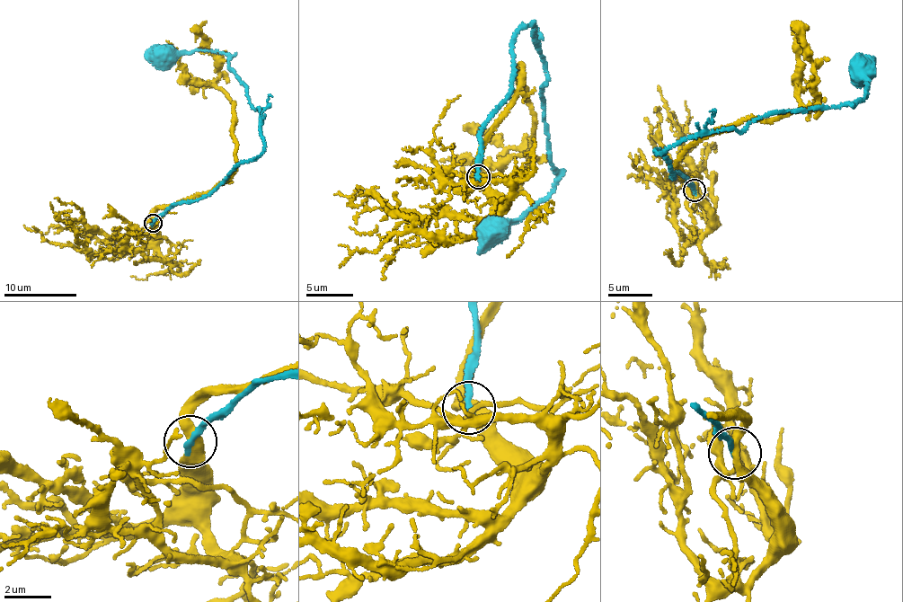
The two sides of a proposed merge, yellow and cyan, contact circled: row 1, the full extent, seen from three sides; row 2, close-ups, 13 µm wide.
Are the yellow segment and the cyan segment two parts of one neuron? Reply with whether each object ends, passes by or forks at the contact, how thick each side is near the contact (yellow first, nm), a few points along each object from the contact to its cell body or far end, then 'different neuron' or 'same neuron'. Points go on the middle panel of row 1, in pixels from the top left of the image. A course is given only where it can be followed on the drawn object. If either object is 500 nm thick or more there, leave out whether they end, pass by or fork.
yellow passes by; cyan ends; calibres 400 and 280 nm; course yellow (477, 176), (474, 170), (519, 79), (520, 63), (519, 84), (533, 110), (529, 156), (535, 157), (464, 125); course cyan (477, 176), (482, 130), (510, 86), (520, 30), (532, 23), (558, 184), (498, 226); same neuron

